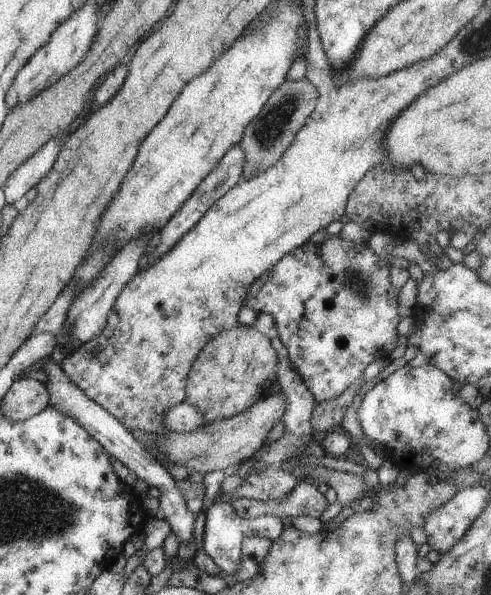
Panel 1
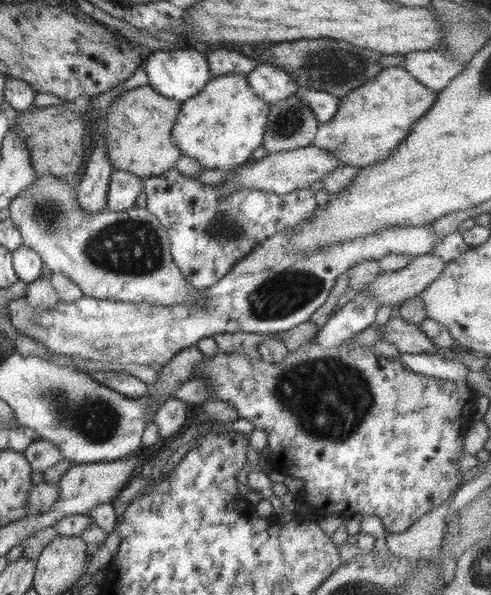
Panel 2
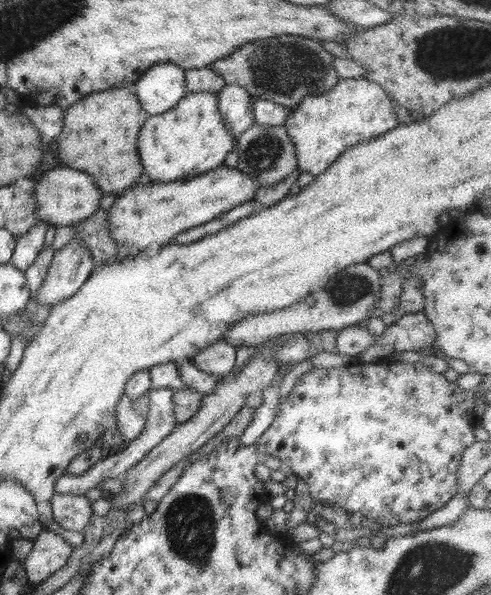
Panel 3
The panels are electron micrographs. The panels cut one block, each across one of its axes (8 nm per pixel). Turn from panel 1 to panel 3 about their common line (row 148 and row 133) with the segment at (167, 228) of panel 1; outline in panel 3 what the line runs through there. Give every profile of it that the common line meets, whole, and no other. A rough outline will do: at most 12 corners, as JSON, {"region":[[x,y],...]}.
{"region":[[237,84],[217,92],[224,126],[236,140],[255,123],[252,99]]}

